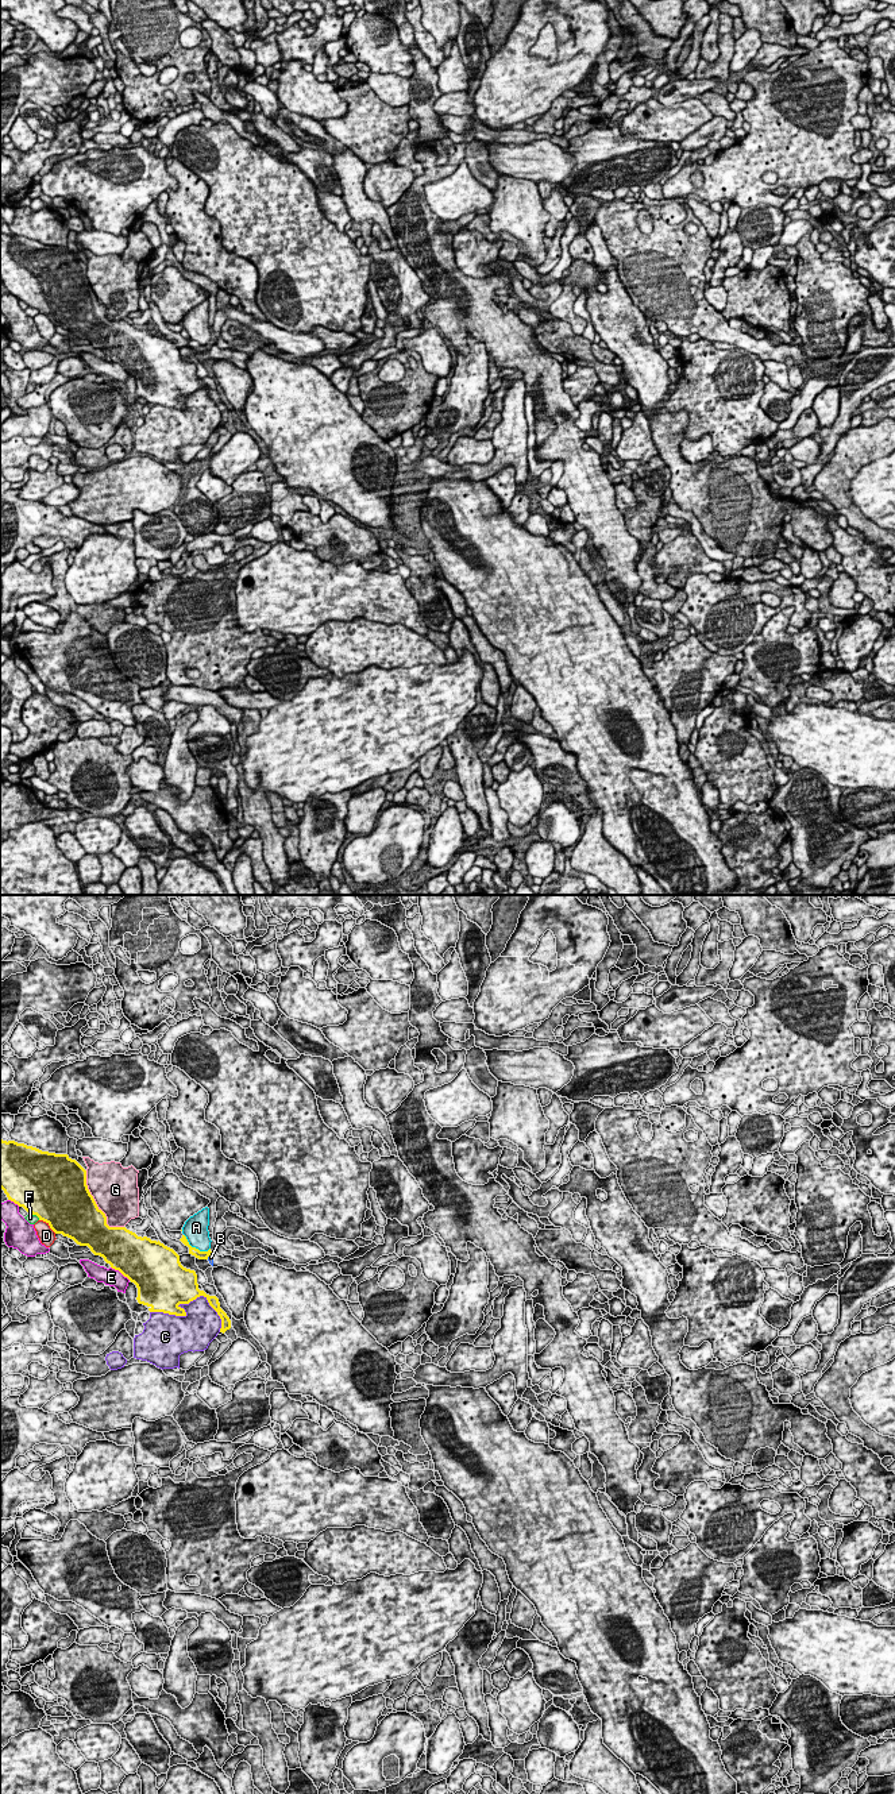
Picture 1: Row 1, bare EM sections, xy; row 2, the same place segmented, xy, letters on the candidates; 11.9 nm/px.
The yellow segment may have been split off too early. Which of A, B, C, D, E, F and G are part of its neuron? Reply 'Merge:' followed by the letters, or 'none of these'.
Merge: none of these

